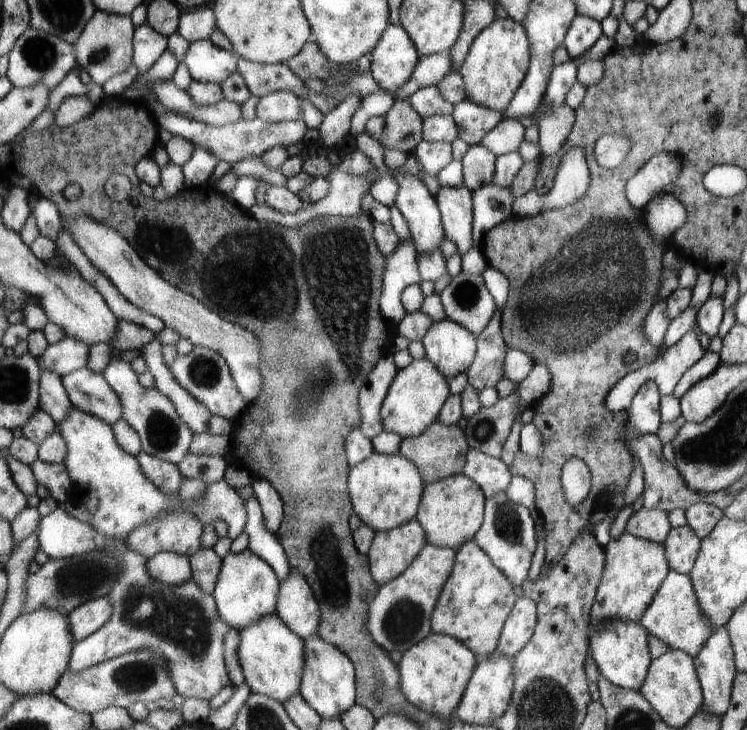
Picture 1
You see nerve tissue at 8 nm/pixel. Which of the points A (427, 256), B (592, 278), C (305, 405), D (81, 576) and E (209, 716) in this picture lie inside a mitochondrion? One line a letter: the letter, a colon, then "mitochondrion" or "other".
A: other
B: mitochondrion
C: mitochondrion
D: mitochondrion
E: other

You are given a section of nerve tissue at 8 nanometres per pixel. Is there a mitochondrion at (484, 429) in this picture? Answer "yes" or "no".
yes

